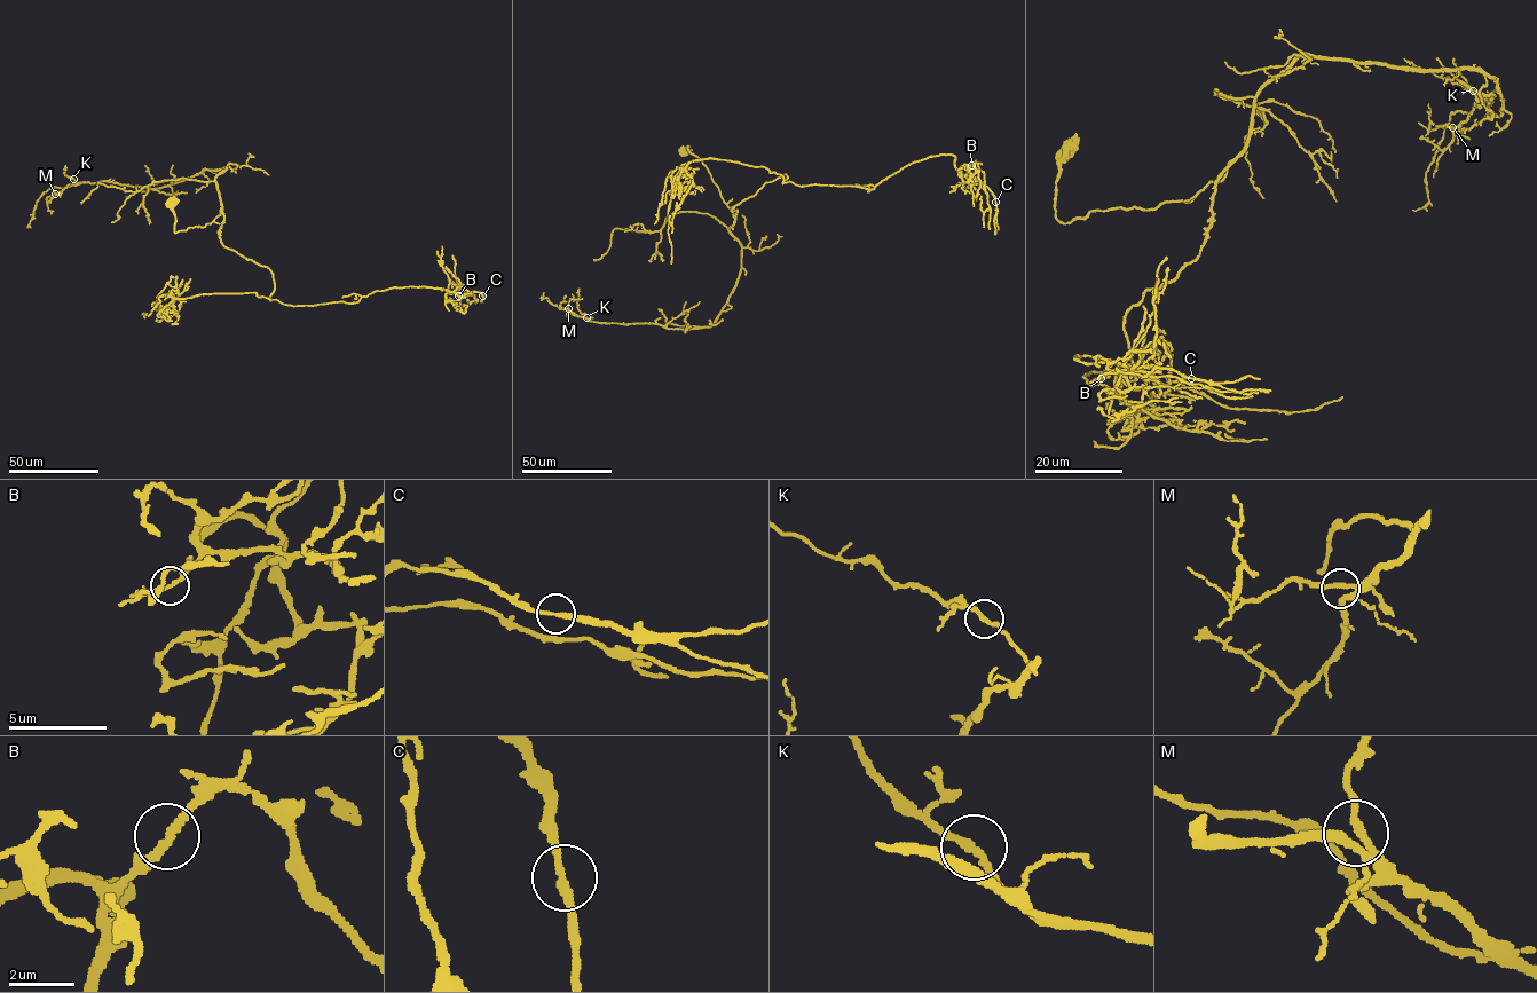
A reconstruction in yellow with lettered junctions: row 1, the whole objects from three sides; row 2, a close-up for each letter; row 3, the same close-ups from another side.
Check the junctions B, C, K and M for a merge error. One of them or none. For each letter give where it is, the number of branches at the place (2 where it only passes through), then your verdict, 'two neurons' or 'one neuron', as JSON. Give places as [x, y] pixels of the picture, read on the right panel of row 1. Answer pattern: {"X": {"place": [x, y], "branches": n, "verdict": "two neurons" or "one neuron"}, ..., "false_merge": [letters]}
{"B": {"place": [1101, 378], "branches": 2, "verdict": "one neuron"}, "C": {"place": [1191, 378], "branches": 2, "verdict": "one neuron"}, "K": {"place": [1473, 91], "branches": 2, "verdict": "one neuron"}, "M": {"place": [1452, 127], "branches": 2, "verdict": "one neuron"}, "false_merge": []}

